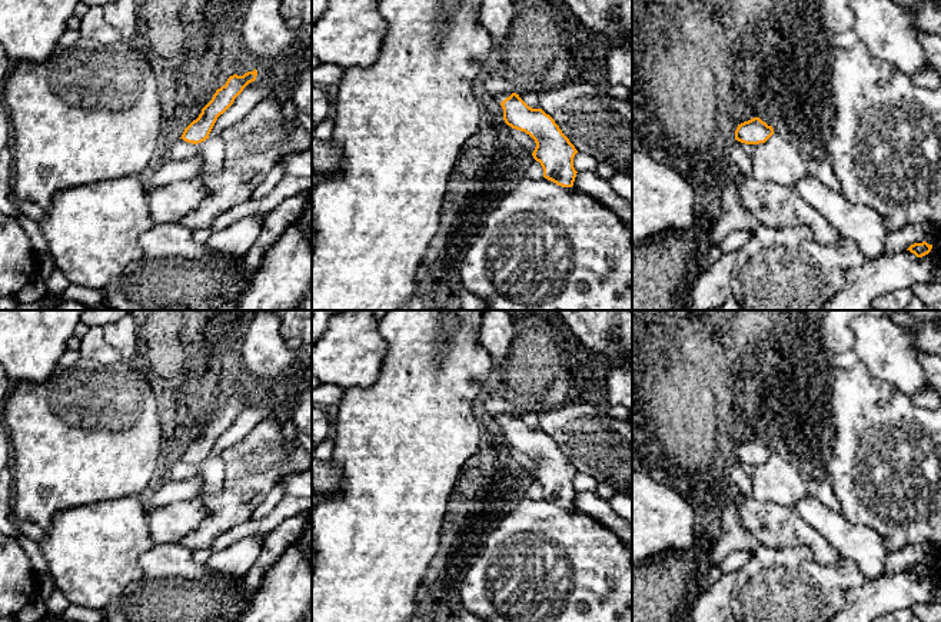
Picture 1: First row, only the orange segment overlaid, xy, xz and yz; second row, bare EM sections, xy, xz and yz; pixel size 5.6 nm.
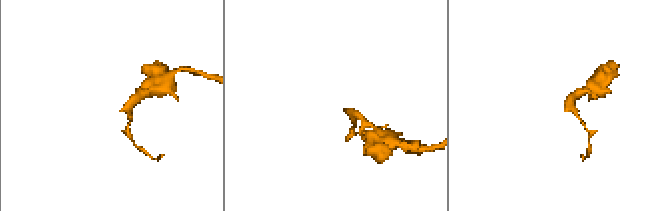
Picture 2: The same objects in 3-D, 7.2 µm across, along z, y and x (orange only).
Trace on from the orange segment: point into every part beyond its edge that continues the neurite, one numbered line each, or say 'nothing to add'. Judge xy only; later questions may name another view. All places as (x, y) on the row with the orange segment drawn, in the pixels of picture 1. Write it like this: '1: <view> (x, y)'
nothing to add

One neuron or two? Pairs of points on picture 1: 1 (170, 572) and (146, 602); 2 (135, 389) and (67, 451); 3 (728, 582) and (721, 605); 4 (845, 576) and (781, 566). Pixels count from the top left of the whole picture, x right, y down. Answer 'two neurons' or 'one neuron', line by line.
1: one neuron
2: one neuron
3: one neuron
4: one neuron

